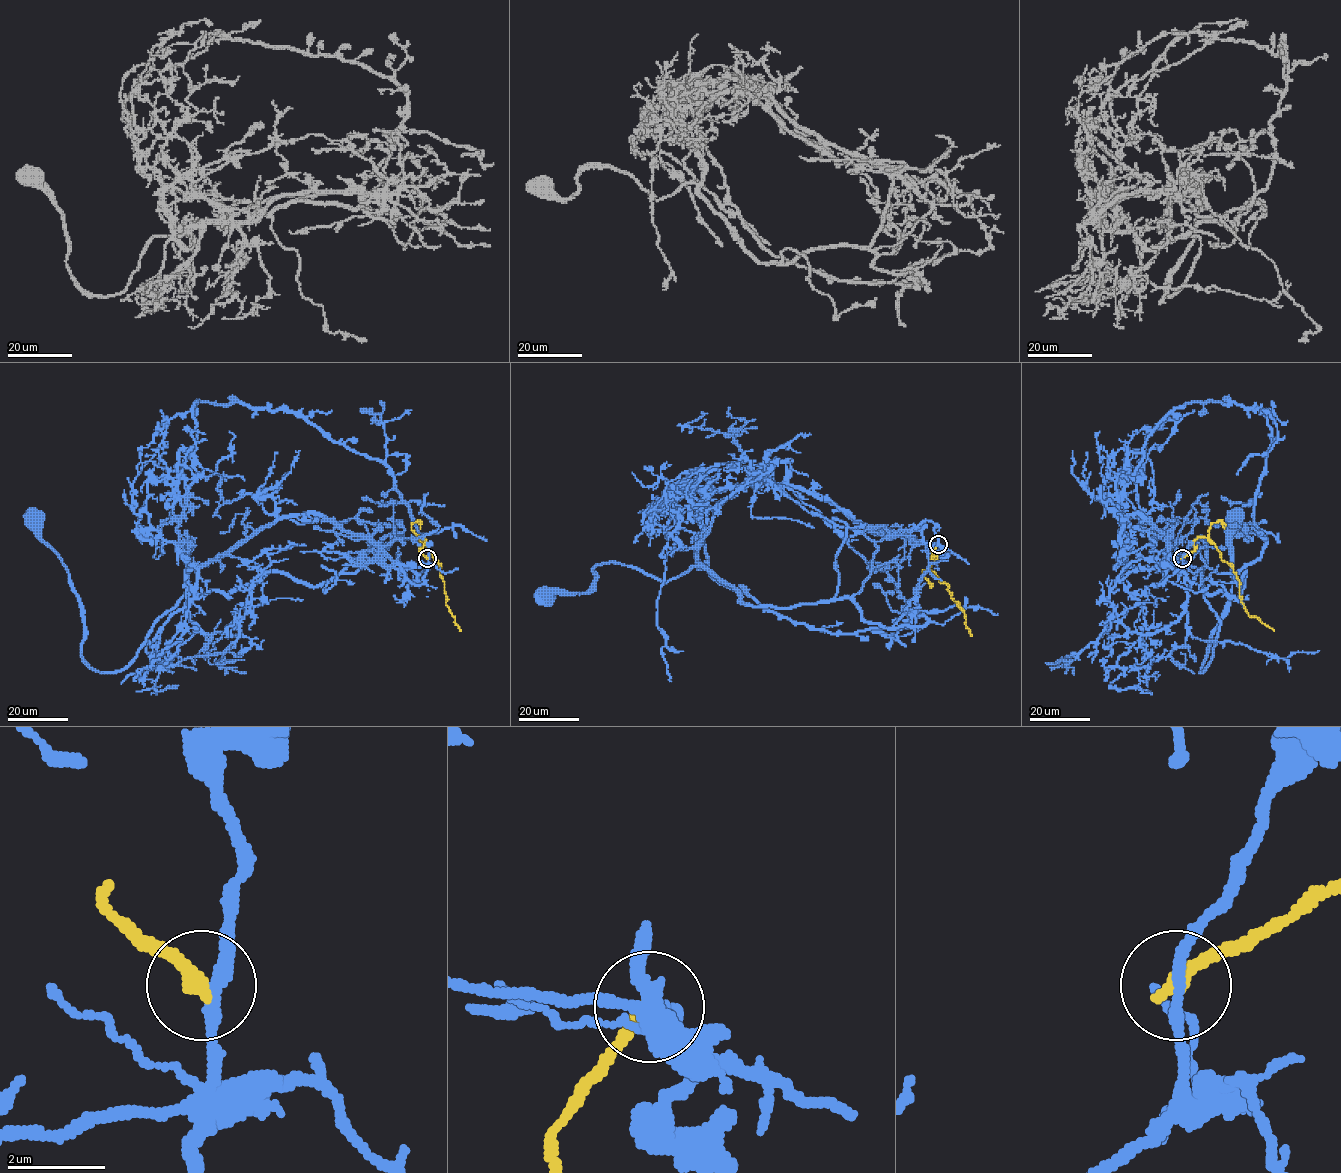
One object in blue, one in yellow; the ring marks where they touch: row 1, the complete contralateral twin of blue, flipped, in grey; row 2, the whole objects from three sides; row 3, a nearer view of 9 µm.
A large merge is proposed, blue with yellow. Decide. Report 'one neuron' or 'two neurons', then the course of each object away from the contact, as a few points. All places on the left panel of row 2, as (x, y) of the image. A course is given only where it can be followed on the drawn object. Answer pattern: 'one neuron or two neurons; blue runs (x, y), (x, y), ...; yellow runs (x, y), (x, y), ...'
two neurons; blue runs (427, 558), (188, 589), (97, 672), (34, 521); yellow runs (427, 558), (421, 553), (426, 540), (419, 537), (440, 567), (445, 603), (461, 631)

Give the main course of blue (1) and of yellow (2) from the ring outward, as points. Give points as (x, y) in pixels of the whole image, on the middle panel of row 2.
1: (938, 544), (888, 535), (859, 592), (793, 607), (699, 565), (598, 563), (545, 597)
2: (938, 544), (932, 552), (937, 556), (930, 570), (948, 586), (950, 596), (965, 612), (972, 636)

